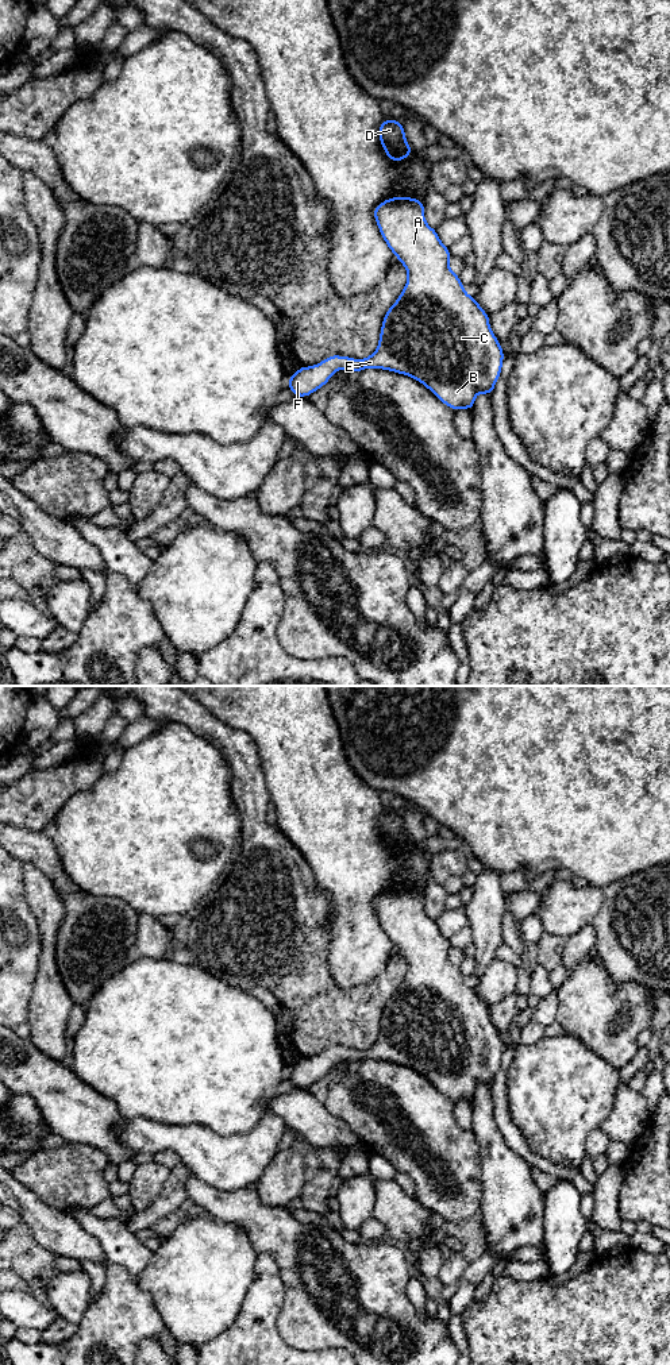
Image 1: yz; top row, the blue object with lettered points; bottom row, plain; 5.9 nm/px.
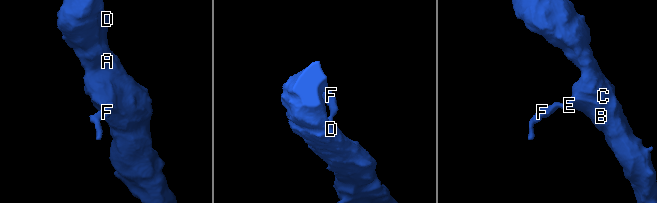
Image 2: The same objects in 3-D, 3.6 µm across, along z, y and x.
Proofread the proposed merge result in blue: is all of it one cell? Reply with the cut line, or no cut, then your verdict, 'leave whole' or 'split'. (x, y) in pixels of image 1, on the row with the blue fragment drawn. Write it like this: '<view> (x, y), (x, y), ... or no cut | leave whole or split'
no cut | leave whole

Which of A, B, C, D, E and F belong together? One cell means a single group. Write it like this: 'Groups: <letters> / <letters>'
Groups: A B C D E F

